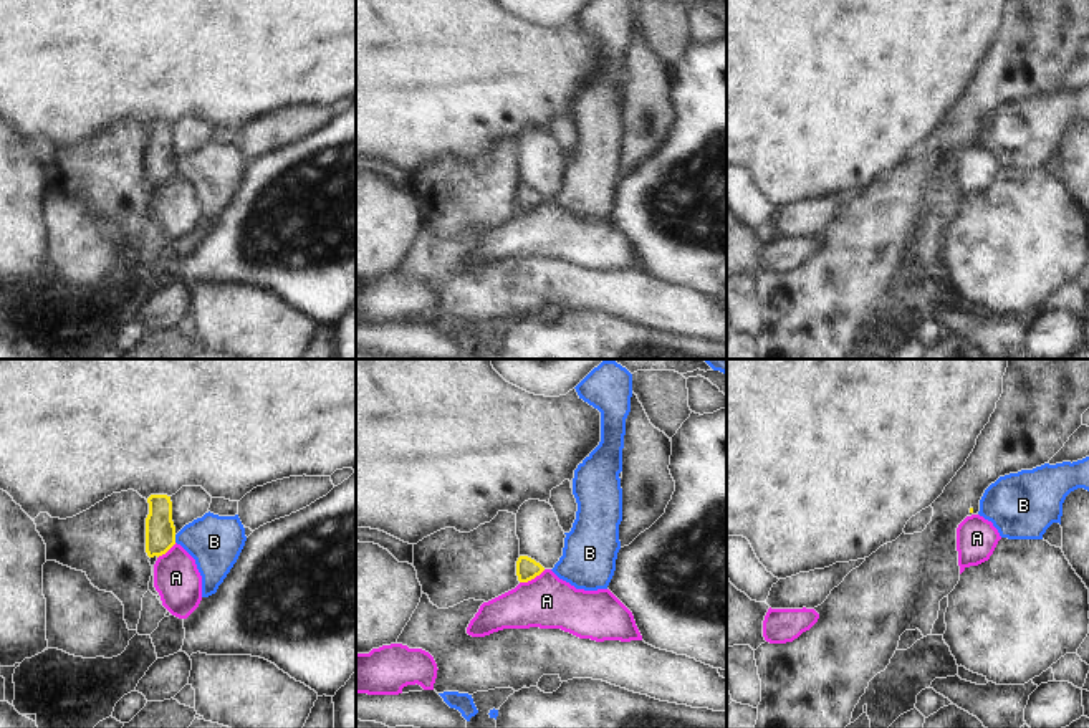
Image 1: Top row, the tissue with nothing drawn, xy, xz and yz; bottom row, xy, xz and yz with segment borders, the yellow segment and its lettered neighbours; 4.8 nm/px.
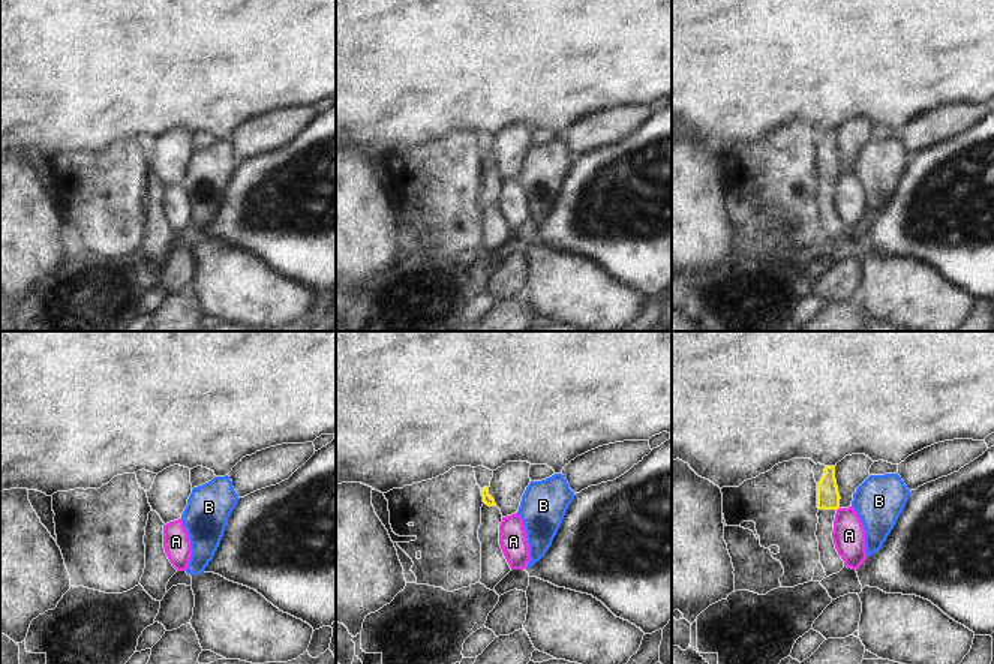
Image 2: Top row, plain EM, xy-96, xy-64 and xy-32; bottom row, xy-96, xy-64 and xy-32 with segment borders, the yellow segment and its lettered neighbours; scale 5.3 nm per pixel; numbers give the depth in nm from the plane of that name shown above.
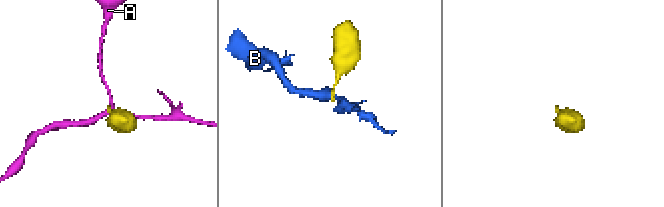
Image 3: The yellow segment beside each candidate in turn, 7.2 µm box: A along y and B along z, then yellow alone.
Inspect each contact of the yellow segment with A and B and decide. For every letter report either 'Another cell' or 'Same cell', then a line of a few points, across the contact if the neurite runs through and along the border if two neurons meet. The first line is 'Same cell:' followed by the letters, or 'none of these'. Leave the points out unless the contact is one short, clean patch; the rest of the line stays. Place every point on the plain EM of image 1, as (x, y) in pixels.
Same cell: none of these
A: Another cell. Line: xz (545, 199), (520, 212)
B: Another cell. Line: xy (174, 164), (176, 171)

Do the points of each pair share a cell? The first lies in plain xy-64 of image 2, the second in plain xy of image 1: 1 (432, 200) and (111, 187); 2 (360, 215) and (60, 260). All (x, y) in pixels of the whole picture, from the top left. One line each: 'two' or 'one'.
1: one
2: two

